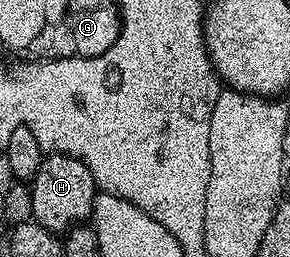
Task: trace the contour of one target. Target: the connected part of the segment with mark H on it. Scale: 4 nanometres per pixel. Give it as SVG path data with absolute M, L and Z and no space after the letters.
M51 153L43 156L40 171L36 171L29 186L32 191L33 220L39 221L44 228L49 229L55 235L65 234L67 229L85 222L93 214L96 186L86 164L77 161L74 157L69 157L63 153Z

